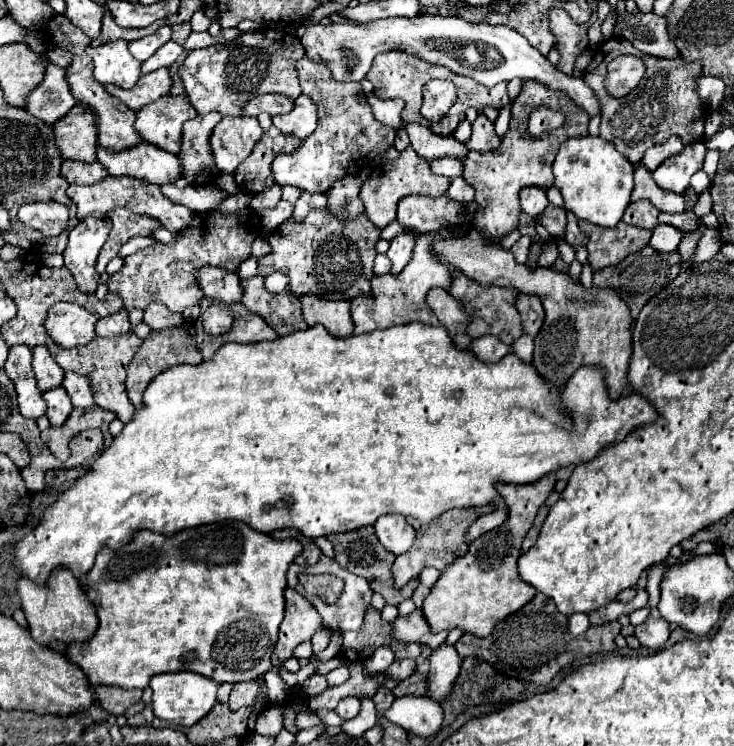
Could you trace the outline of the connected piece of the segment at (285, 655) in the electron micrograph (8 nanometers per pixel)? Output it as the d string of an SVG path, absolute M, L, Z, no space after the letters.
M288 588L286 590L286 616L280 624L280 638L272 654L272 664L276 666L292 658L294 648L300 642L310 640L312 634L320 628L322 628L322 618L318 616L316 608L304 596Z

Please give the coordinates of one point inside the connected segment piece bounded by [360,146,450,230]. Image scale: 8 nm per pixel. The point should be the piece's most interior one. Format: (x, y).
(387, 185)

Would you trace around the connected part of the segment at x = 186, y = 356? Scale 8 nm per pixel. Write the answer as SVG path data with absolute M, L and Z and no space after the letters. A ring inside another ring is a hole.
M182 324L176 328L166 328L166 330L156 330L152 332L142 346L138 348L138 352L134 354L130 366L128 366L128 378L126 378L126 392L130 402L134 404L134 408L142 406L142 394L148 386L148 382L158 376L160 372L178 366L178 364L198 364L202 362L202 354L198 352L196 340L194 340L194 330L192 324Z

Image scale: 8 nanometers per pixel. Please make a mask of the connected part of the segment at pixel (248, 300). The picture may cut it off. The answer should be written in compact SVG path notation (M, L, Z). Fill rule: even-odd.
M260 274L242 278L242 288L242 304L252 312L258 312L280 336L308 328L300 312L300 300L292 292L270 294L264 288L264 278Z

